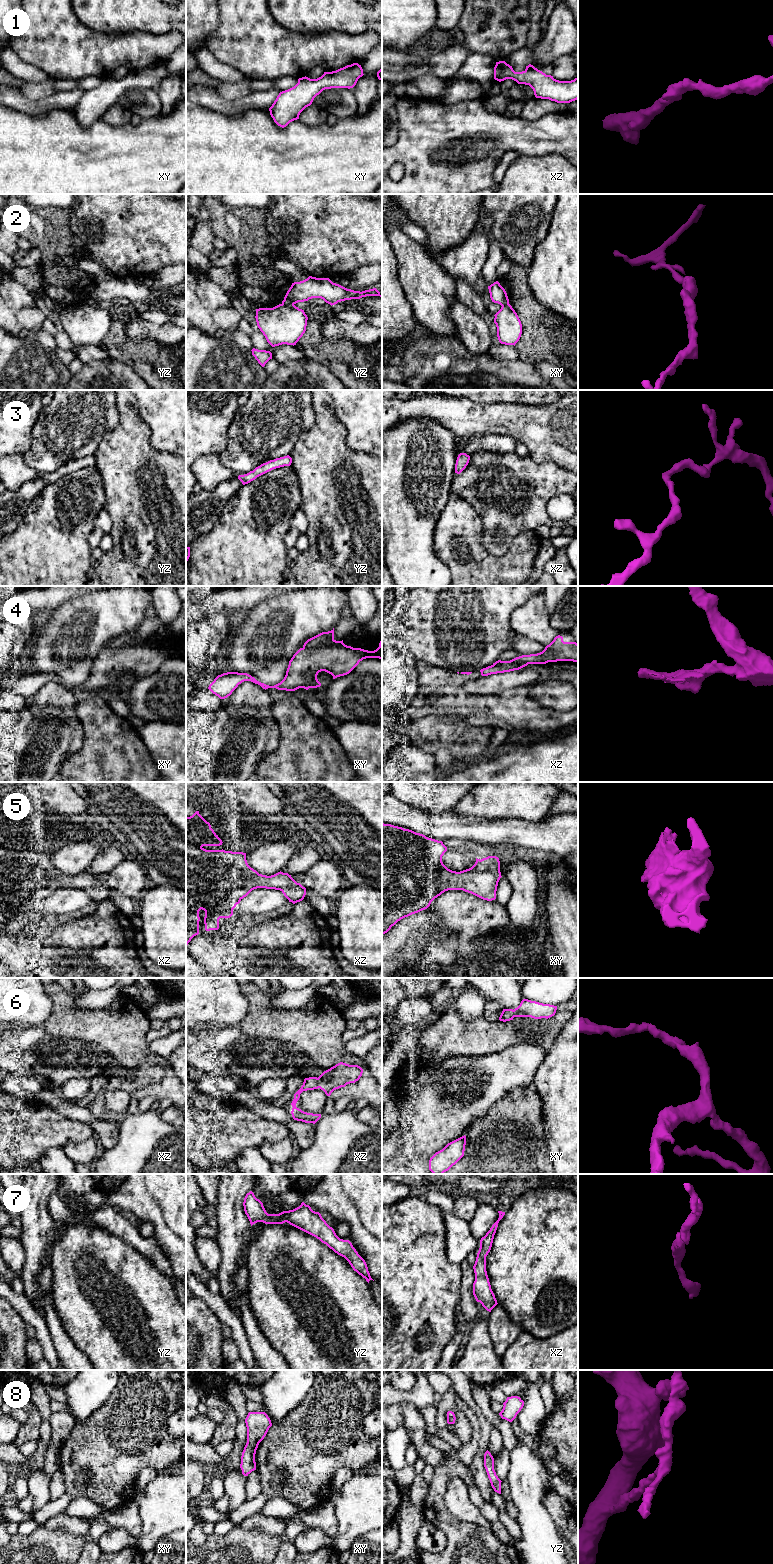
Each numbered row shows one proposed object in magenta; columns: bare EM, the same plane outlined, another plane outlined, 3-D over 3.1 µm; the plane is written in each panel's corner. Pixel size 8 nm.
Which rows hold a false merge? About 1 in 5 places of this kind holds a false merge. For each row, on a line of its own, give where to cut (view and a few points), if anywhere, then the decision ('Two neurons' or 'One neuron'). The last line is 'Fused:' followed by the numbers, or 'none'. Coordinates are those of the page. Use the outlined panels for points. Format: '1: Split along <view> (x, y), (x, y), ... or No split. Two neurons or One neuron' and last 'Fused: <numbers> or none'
1: No split. One neuron
2: Split along yz (282, 303), (293, 305). Two neurons
3: No split. One neuron
4: No split. One neuron
5: No split. One neuron
6: No split. One neuron
7: No split. One neuron
8: No split. One neuron
Fused: 2

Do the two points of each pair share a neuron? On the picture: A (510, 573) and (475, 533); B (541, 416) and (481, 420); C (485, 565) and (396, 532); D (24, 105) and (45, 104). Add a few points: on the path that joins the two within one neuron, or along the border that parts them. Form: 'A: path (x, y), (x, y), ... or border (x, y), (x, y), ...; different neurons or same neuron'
A: path (498, 571), (475, 548), (475, 545); same neuron
B: path (526, 419), (496, 419); same neuron
C: border (436, 523), (434, 530), (434, 553), (447, 566); different neurons
D: path (29, 105), (40, 105); same neuron

